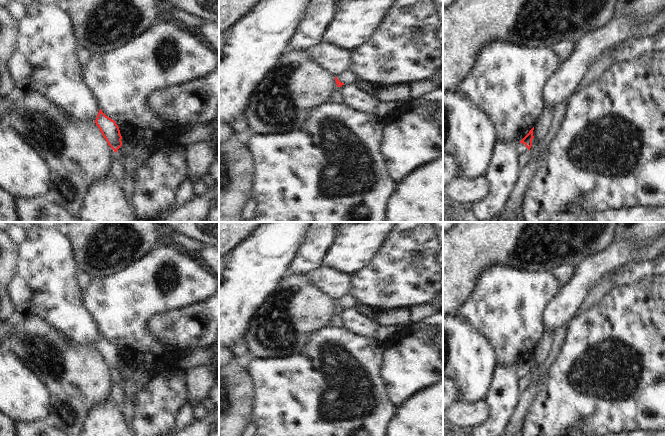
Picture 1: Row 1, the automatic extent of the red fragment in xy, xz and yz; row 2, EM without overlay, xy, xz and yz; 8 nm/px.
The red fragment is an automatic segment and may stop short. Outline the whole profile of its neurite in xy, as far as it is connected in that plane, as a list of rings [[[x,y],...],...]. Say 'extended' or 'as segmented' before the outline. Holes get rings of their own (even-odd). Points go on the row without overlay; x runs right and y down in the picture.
as segmented | [[[100,333],[95,347],[100,353],[103,361],[106,363],[108,369],[116,377],[117,374],[122,370],[122,360],[116,346],[106,340]]]

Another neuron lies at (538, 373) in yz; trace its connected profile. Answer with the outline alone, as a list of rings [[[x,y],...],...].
[[[533,362],[532,370],[528,376],[528,380],[538,381],[540,383],[540,385],[543,387],[548,380],[544,366]]]

